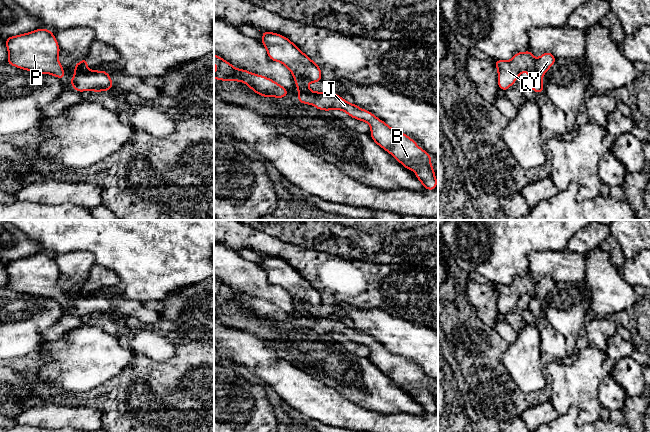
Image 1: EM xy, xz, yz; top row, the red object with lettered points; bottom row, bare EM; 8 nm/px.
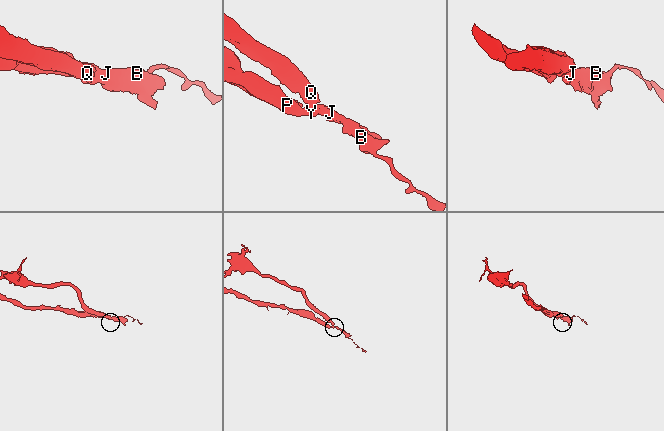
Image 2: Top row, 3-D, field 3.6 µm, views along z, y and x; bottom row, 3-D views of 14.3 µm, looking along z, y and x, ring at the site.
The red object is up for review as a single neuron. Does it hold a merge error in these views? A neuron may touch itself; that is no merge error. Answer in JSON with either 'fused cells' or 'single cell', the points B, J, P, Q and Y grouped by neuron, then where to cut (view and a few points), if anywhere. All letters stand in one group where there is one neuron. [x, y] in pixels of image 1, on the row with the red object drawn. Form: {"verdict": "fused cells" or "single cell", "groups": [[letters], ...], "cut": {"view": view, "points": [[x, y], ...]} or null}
{"verdict": "fused cells", "groups": [["B", "J", "P", "Y"], ["Q"]], "cut": {"view": "xy", "points": [[77, 63], [81, 64], [82, 71], [87, 71]]}}

